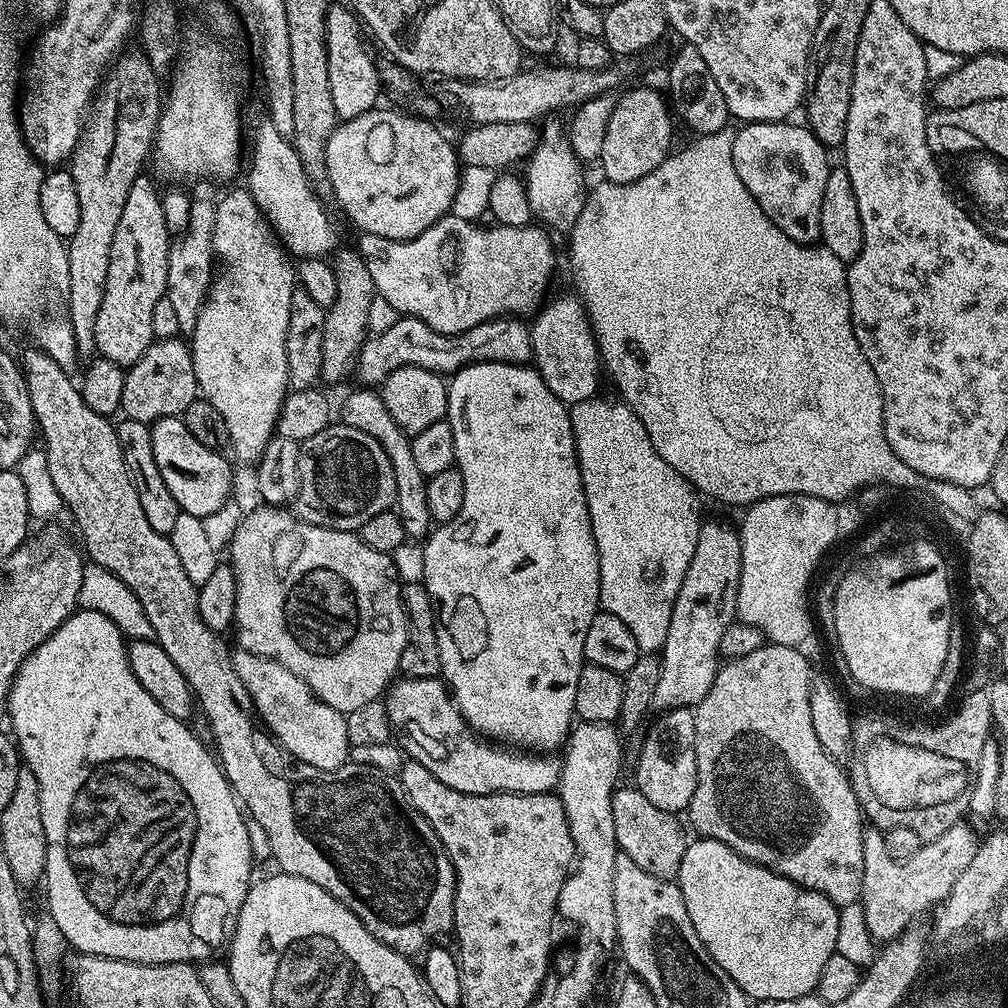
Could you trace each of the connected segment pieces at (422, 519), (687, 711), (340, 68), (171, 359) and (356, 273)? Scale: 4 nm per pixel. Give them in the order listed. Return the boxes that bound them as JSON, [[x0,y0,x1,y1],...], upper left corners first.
[[343,386,434,541],[634,707,698,814],[326,3,382,121],[120,338,198,426],[320,247,376,384]]

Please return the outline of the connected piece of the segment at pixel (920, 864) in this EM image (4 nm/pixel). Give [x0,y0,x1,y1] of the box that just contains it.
[859,823,978,941]

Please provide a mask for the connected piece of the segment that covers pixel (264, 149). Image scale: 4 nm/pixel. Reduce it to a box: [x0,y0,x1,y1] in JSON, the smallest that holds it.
[246,118,337,258]

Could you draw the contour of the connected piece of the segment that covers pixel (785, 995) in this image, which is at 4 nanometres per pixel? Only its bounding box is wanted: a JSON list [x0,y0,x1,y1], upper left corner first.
[678,838,840,1002]

